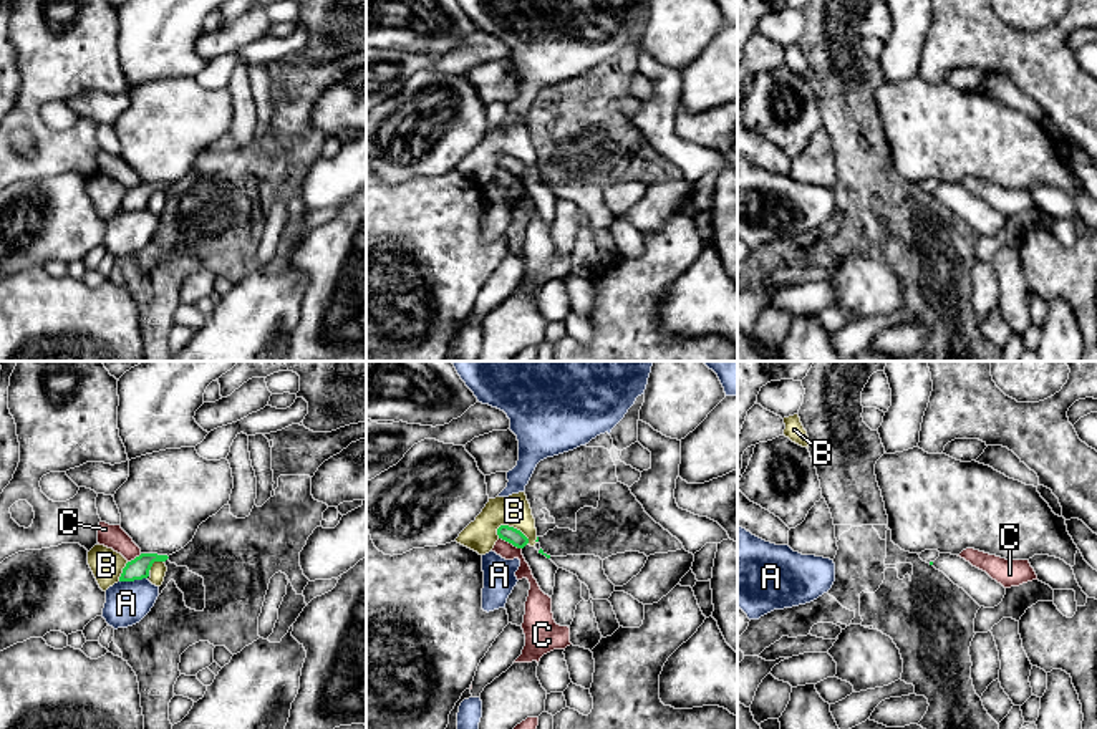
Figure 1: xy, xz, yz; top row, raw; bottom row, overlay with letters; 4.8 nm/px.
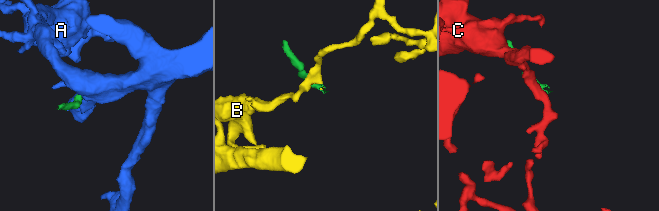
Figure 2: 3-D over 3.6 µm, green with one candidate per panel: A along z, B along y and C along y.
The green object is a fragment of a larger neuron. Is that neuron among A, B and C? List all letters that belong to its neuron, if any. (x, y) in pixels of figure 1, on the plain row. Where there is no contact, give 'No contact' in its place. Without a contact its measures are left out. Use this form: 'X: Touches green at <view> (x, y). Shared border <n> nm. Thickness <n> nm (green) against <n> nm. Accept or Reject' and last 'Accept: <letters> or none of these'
A: Touches green at xy (133, 209). Shared border 140 nm. Thickness 110 nm (green) against 200 nm. Reject
B: Touches green at xz (512, 156). Shared border 180 nm. Thickness 80 nm (green) against 160 nm. Reject
C: Touches green at xz (511, 171). Shared border 130 nm. Thickness 80 nm (green) against 80 nm. Reject
Accept: none of these

